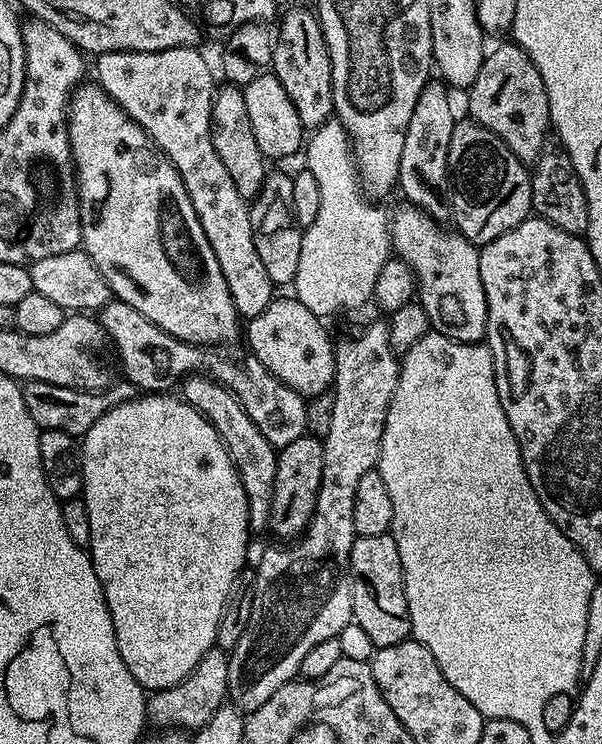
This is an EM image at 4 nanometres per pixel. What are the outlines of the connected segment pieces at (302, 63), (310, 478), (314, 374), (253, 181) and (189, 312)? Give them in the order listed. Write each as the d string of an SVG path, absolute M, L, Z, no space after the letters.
M311 7L292 8L275 33L274 54L270 71L282 82L298 118L302 118L305 130L315 130L334 116L334 86L332 85L332 63L326 38L322 34L320 18Z
M305 434L279 449L275 466L274 490L271 498L269 527L281 540L293 540L303 535L312 520L317 504L318 487L322 478L323 441L314 435Z
M273 298L266 306L266 310L262 310L262 314L253 316L247 321L246 340L248 336L248 344L252 347L249 348L251 355L256 356L258 362L262 362L262 366L266 366L266 370L270 370L270 374L277 376L287 388L294 389L301 396L313 398L327 393L333 387L336 378L334 340L328 337L324 324L325 321L321 317L311 313L299 300Z
M236 86L217 87L212 107L214 151L218 153L218 158L222 158L222 166L226 166L226 171L230 173L238 194L242 194L244 200L251 202L262 190L270 168L262 150L258 150L258 141L254 138L254 130L250 126L250 114L246 111L244 93Z
M84 82L81 83L80 87L72 93L72 100L68 103L68 137L70 138L70 146L72 148L72 158L76 166L76 184L80 188L80 225L82 226L82 234L80 235L82 241L82 251L88 255L91 260L96 263L98 270L102 270L102 278L106 278L106 282L110 286L113 297L122 302L126 302L130 306L134 306L134 310L138 310L138 314L142 314L150 322L154 322L162 330L166 330L174 338L179 340L185 340L188 344L198 344L201 346L232 346L236 339L241 339L242 336L242 317L240 311L236 308L234 304L234 298L230 294L230 286L226 286L226 278L222 274L222 266L218 262L218 258L214 258L214 250L210 246L210 242L206 238L206 234L202 230L202 222L198 222L198 214L194 210L194 202L190 202L190 194L186 190L186 186L182 182L182 178L178 174L178 170L170 162L170 158L164 153L157 144L152 141L151 136L148 136L146 130L142 130L142 126L135 124L132 119L124 113L120 107L116 105L106 94L106 90L100 87L99 84L95 82Z

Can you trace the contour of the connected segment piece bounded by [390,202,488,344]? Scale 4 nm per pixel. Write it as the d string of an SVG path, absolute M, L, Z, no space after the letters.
M407 202L396 212L393 211L390 219L393 251L399 259L410 265L416 275L418 302L428 316L431 329L449 340L462 341L463 344L479 343L487 333L488 322L485 290L482 288L481 271L478 267L479 249L460 233L444 229L447 227Z

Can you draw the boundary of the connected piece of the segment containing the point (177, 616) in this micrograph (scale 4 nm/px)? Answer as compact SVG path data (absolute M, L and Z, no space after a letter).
M138 394L130 402L122 402L118 406L114 406L106 414L102 414L102 418L98 418L98 422L94 422L94 426L90 426L88 433L82 437L82 451L84 454L84 457L82 458L82 474L84 475L82 498L86 502L86 514L90 514L90 542L88 543L87 551L90 553L90 562L94 566L97 585L104 592L104 607L114 622L114 634L118 638L118 654L122 654L122 662L126 662L130 674L134 674L136 681L138 681L146 690L159 690L174 686L188 677L194 670L194 666L198 666L198 662L202 662L204 655L209 652L216 643L218 622L222 622L226 598L230 598L230 594L237 587L240 574L245 571L247 565L244 563L248 560L248 532L250 533L248 495L242 486L242 478L238 474L236 464L232 461L232 456L226 450L226 446L222 442L218 430L214 430L212 423L210 423L198 410L194 410L194 406L187 404L179 395L172 395L176 394Z

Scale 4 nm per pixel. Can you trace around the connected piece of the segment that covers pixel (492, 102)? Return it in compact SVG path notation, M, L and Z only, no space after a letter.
M515 42L500 44L489 51L478 70L478 78L474 78L472 87L467 89L467 115L476 123L486 126L510 150L525 162L534 162L546 147L548 132L550 136L550 106L546 98L546 86L542 86L542 74L538 74L538 66Z

